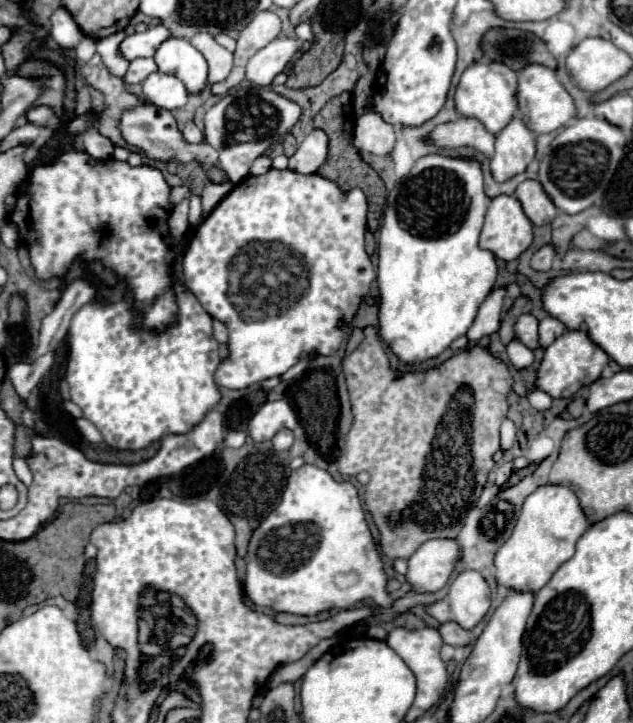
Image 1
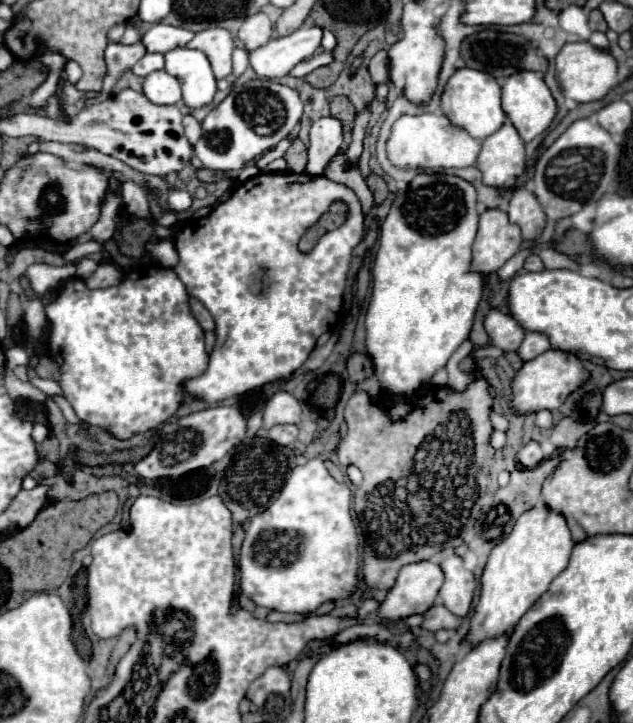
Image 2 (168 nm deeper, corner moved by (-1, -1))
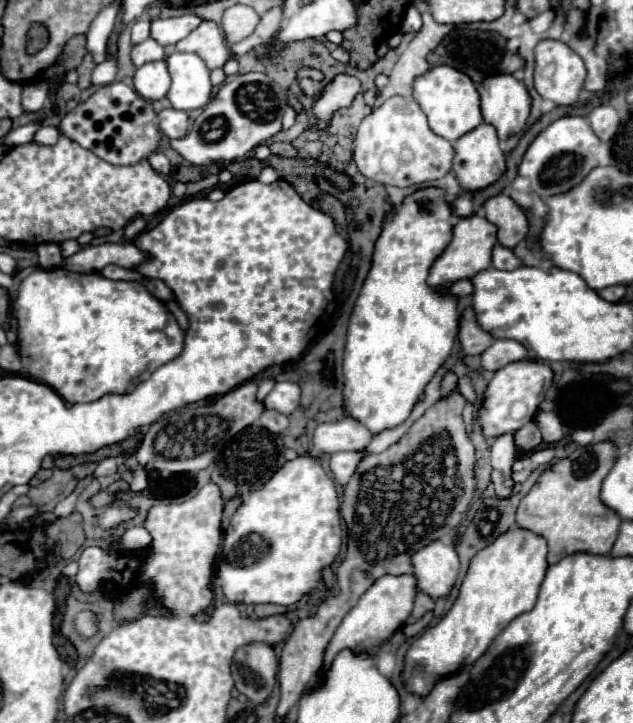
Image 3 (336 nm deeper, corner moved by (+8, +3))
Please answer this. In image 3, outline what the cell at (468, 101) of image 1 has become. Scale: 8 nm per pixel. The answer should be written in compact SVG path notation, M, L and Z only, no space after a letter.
M433 66L429 74L417 78L417 82L413 82L413 96L421 106L421 110L425 112L425 116L429 118L429 128L435 134L443 136L445 140L455 142L457 138L471 132L483 122L479 108L479 94L471 78L451 66Z

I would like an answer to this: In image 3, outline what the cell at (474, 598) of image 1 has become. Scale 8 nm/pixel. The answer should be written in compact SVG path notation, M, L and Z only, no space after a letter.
M441 540L417 550L411 564L413 576L417 578L417 588L435 600L447 596L451 584L457 580L459 556L451 544L443 544Z

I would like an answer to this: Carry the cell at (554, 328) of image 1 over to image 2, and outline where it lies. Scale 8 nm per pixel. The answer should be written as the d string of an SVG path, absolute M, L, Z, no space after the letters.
M528 332L522 346L518 348L518 356L526 362L526 360L532 360L536 356L540 356L542 352L550 350L550 342L546 342L546 338L542 338L542 334L534 334L534 332Z

